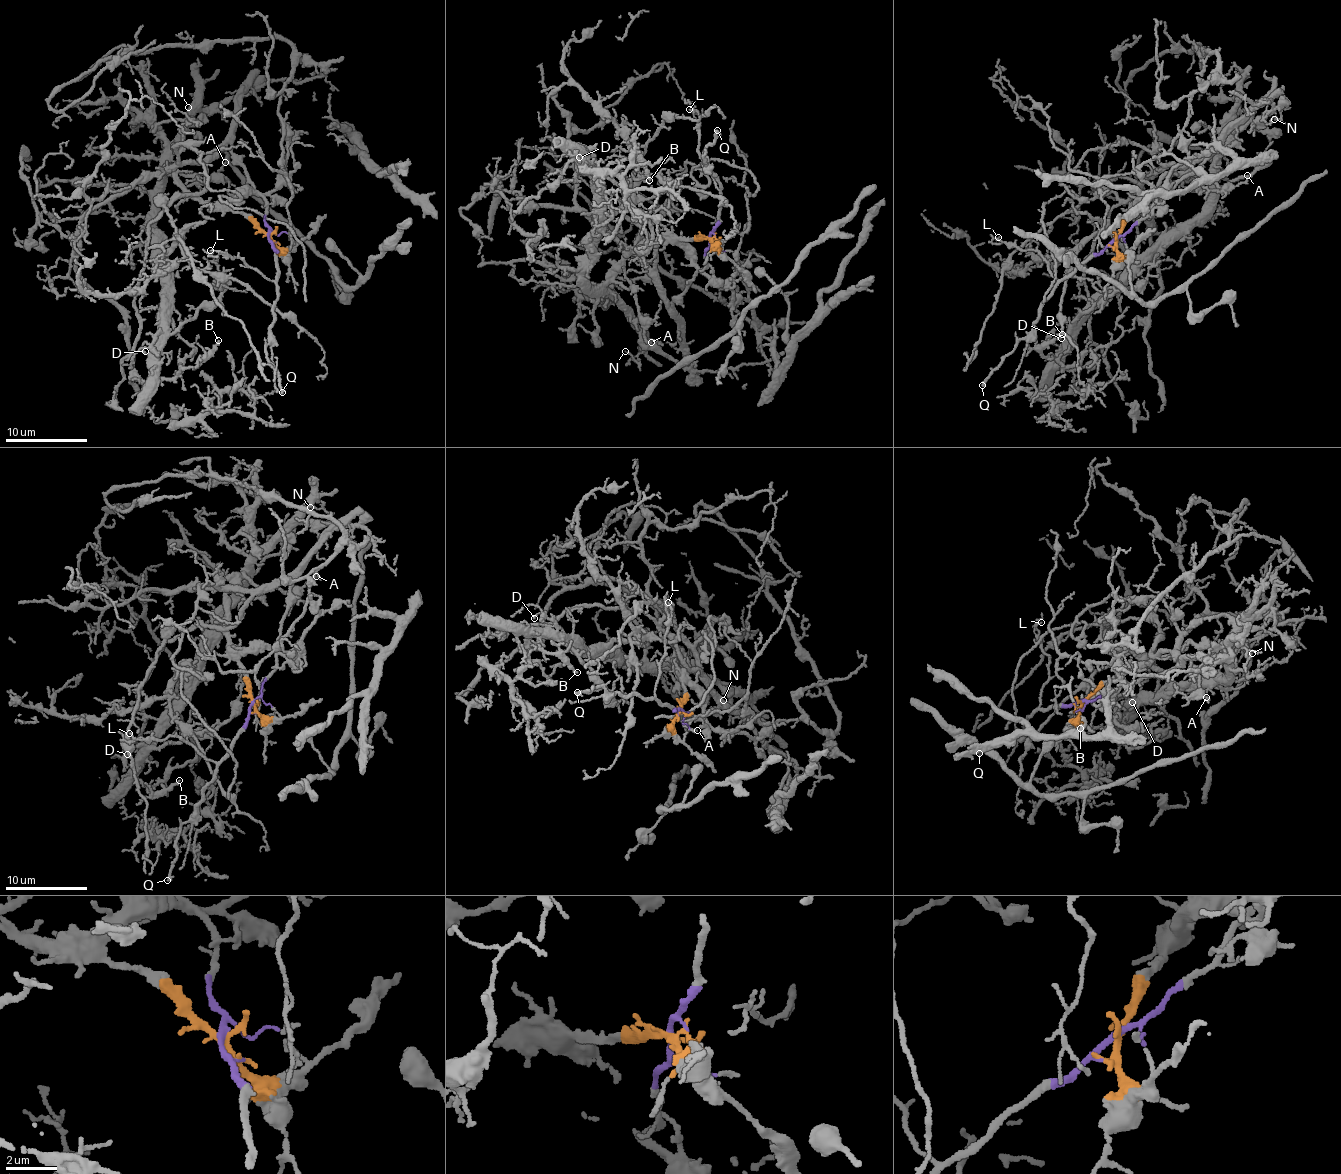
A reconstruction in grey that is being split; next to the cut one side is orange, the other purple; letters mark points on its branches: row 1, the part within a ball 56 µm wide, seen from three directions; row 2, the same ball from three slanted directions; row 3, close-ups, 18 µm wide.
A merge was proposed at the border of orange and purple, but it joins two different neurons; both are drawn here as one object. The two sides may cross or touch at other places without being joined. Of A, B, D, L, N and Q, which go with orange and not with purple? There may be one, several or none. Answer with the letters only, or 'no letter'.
A, B, D, N

